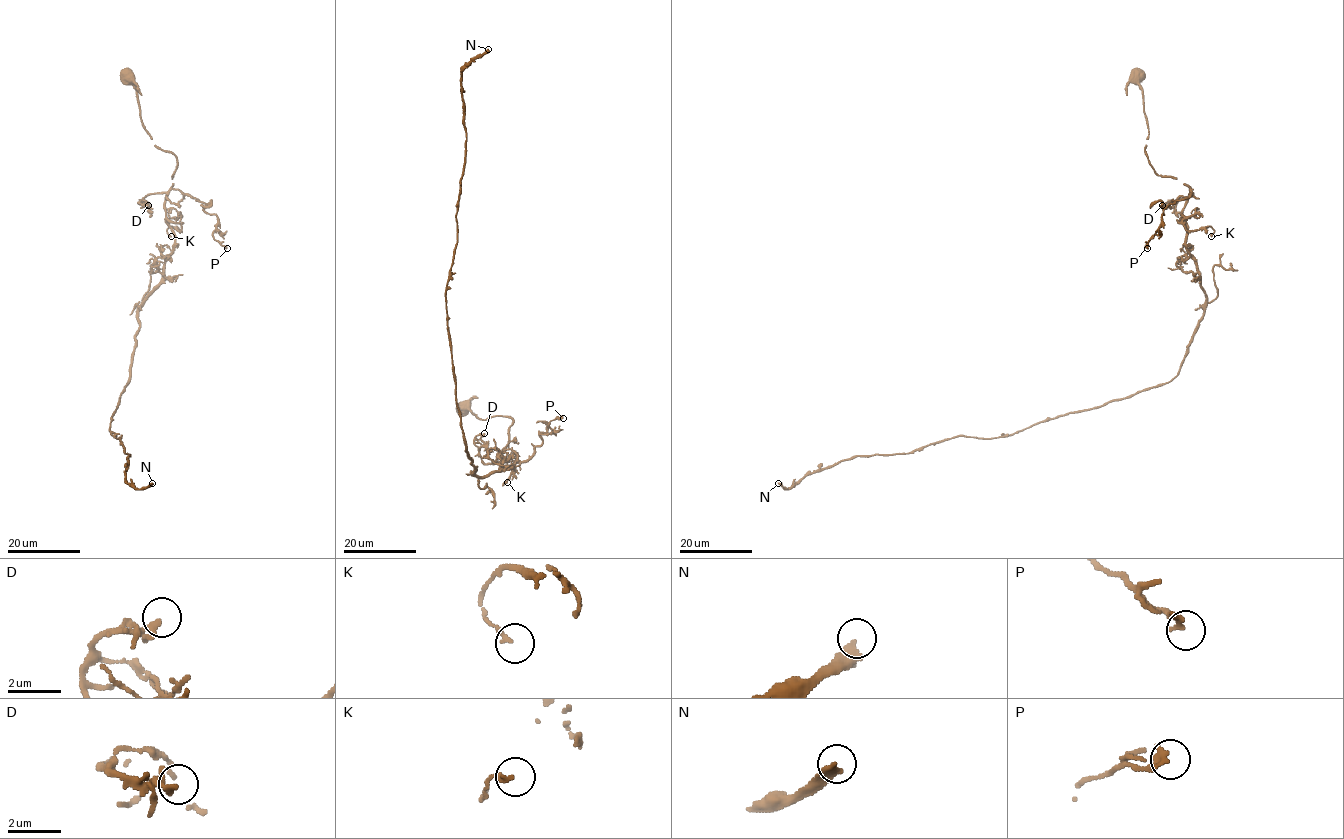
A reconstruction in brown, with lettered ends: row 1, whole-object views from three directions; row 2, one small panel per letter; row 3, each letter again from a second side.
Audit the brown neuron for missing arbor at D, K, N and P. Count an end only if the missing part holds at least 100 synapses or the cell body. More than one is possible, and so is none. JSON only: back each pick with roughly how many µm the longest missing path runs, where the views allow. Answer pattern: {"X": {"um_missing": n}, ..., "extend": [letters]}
{"N": {"um_missing": 170}, "extend": ["N"]}

